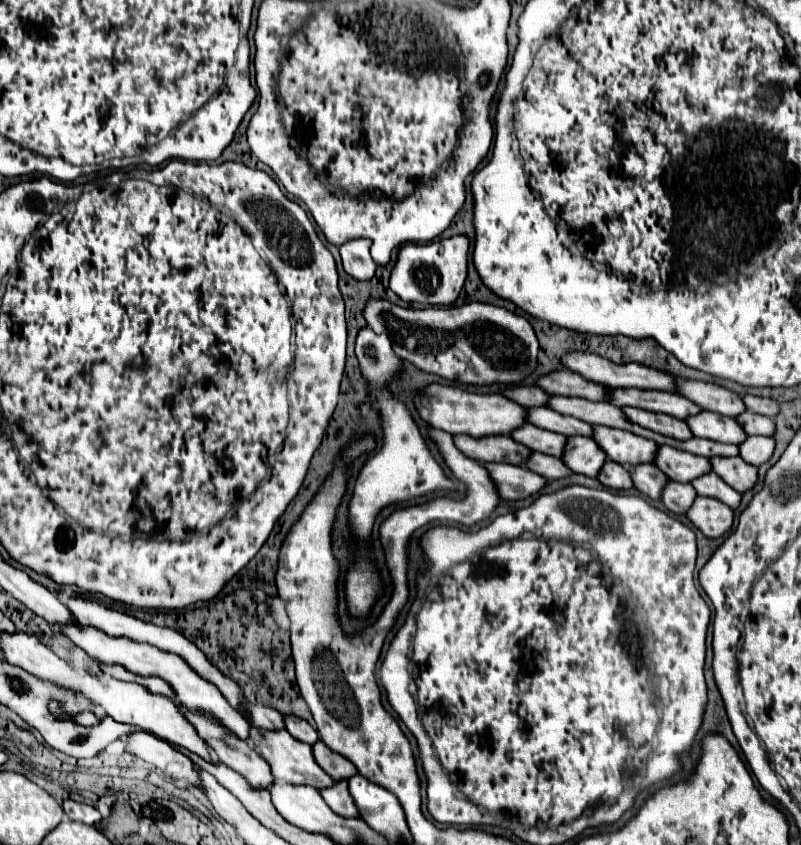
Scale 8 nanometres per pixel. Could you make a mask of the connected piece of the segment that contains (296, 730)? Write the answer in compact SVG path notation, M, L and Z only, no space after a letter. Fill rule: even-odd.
M288 715L288 717L284 717L284 721L286 721L288 733L292 733L298 741L314 745L320 739L318 733L316 733L316 729L312 729L304 719L296 719L294 715Z

